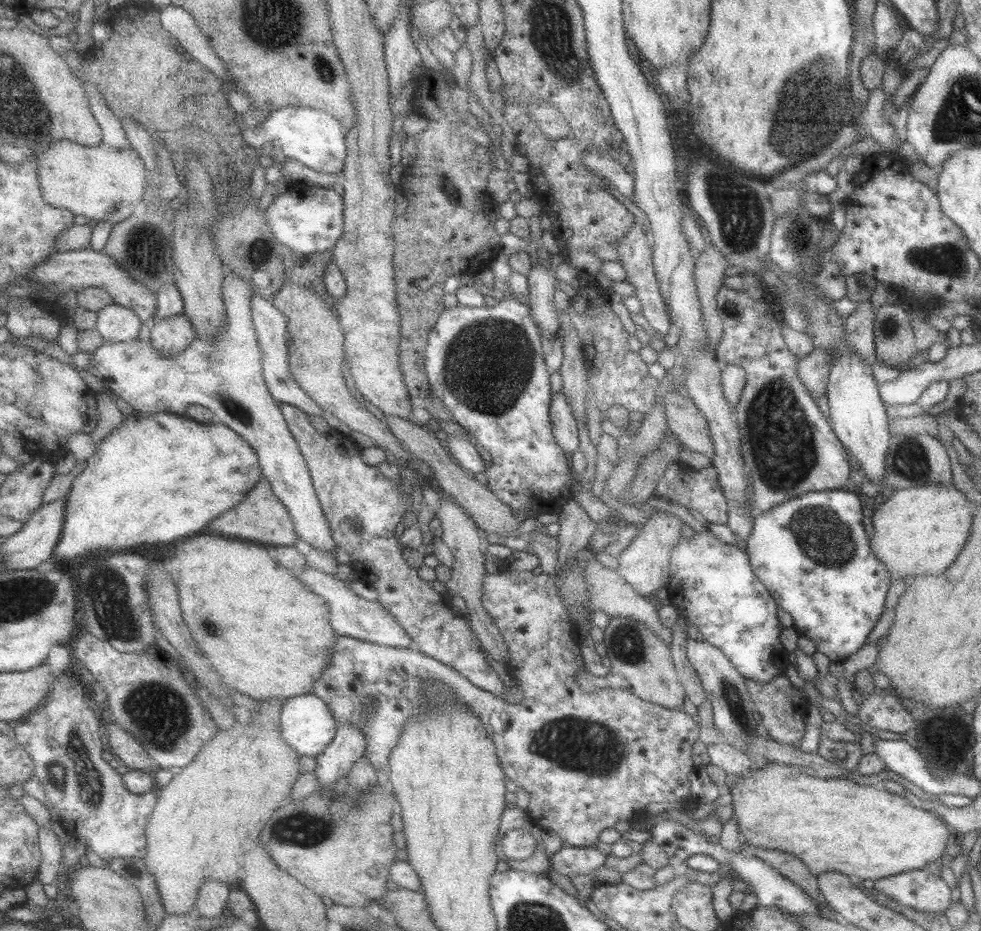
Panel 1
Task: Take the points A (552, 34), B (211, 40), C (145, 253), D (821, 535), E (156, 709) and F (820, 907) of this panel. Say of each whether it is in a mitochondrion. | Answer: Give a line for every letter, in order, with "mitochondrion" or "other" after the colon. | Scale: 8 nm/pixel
A: mitochondrion
B: other
C: mitochondrion
D: mitochondrion
E: mitochondrion
F: other

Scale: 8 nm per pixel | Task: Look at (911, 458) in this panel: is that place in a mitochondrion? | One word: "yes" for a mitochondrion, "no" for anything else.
yes

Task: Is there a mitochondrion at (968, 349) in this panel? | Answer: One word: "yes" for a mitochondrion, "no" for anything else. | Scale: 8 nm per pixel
no

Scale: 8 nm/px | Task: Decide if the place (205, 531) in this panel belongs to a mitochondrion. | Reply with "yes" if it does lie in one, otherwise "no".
no

